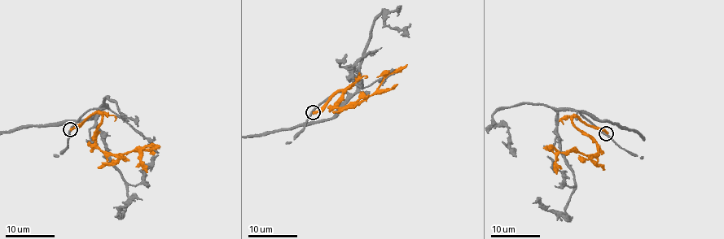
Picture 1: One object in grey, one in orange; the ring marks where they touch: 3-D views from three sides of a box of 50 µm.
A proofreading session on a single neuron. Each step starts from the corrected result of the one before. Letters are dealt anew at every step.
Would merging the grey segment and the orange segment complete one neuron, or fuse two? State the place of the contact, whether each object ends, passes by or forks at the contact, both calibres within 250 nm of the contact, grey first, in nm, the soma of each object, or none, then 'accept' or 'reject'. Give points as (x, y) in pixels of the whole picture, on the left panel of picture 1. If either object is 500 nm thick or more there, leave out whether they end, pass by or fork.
(70, 129) | grey passes by | orange ends | 280/320 nm | grey none | orange none | reject

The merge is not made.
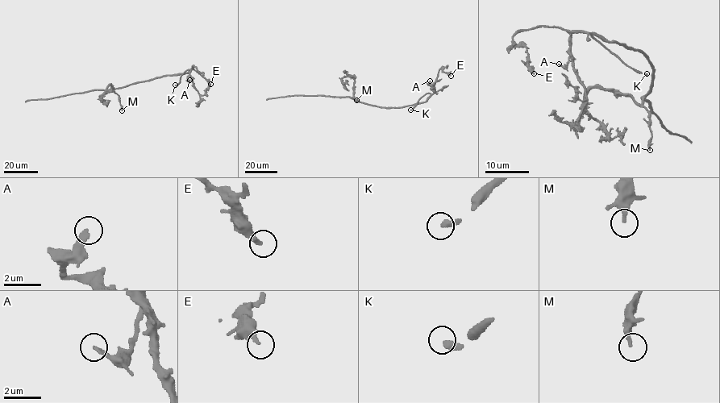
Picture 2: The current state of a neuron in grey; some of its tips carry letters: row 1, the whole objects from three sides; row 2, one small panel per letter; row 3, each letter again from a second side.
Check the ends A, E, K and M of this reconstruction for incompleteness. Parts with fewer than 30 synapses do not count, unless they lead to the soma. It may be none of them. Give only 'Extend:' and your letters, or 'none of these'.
Extend: K

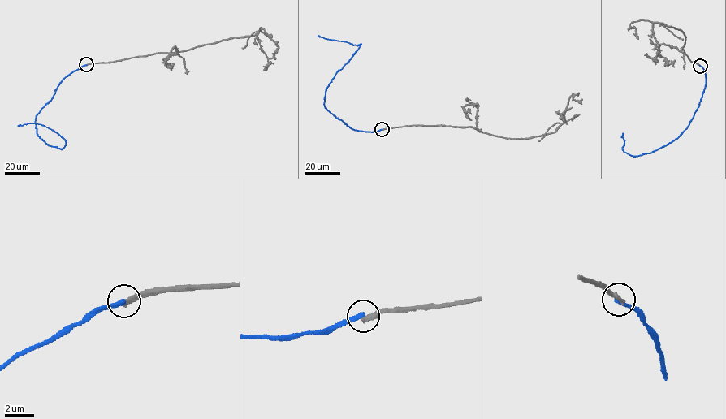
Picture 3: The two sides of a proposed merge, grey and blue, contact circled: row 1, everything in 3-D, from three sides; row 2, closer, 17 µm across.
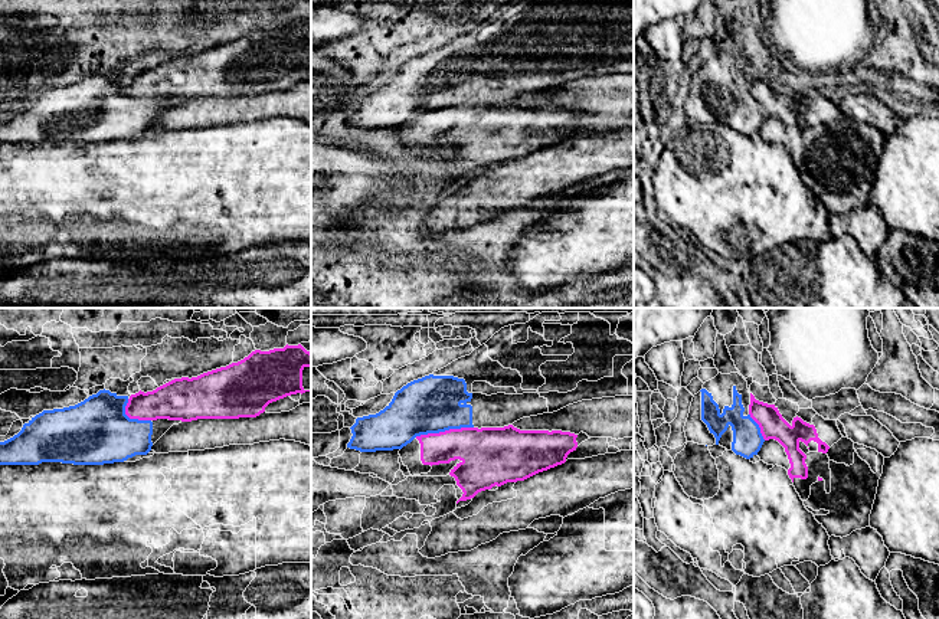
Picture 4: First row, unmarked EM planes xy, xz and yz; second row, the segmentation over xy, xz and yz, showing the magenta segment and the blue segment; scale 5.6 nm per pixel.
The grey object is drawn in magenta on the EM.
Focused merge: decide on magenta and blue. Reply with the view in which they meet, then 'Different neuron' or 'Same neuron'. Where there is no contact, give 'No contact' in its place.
Touches magenta in xz. Different neuron

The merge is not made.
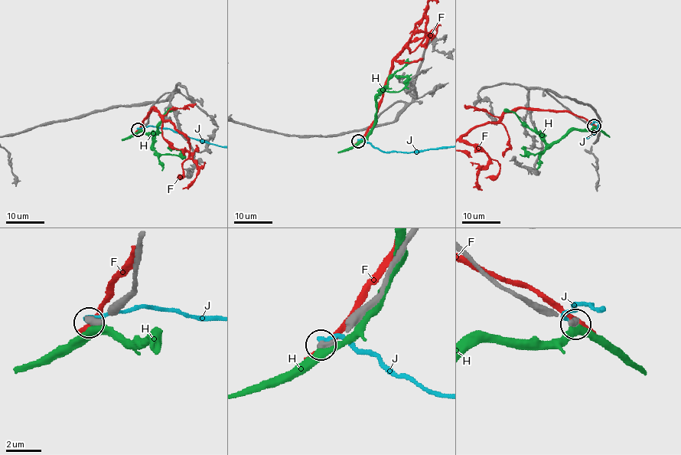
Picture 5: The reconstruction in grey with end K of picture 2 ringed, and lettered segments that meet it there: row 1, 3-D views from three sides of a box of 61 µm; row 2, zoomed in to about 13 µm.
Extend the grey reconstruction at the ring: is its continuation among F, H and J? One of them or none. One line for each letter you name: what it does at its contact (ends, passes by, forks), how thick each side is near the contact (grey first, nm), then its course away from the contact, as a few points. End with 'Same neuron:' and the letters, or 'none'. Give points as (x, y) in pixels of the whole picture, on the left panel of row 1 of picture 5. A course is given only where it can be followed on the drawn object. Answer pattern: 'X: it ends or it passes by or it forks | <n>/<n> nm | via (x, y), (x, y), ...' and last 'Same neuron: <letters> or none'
Same neuron: none

